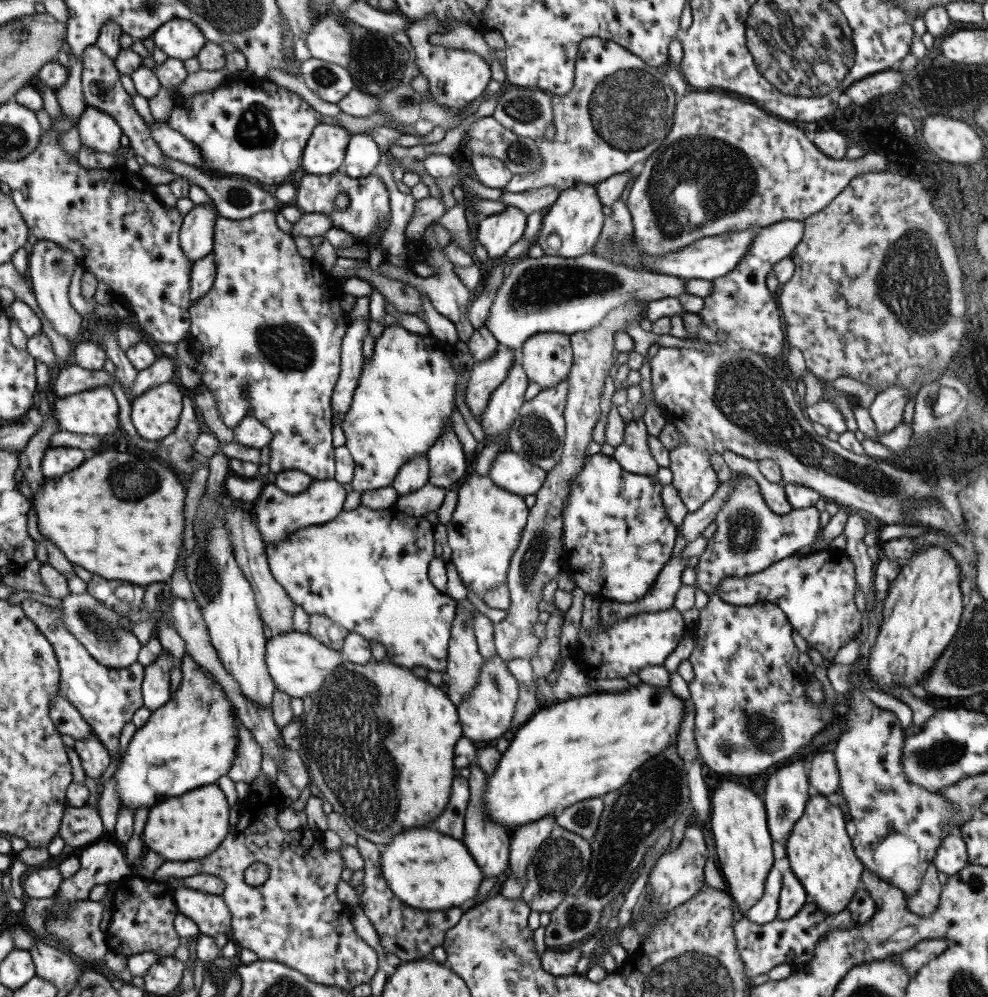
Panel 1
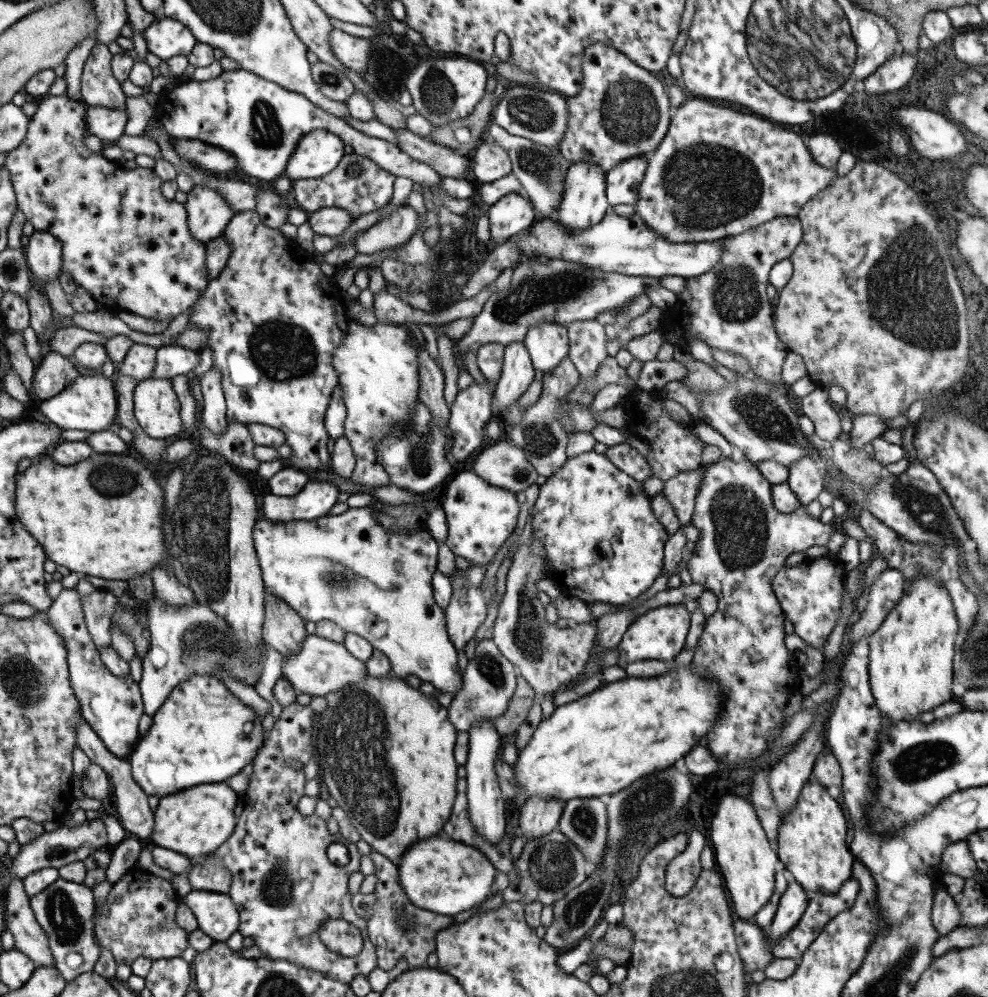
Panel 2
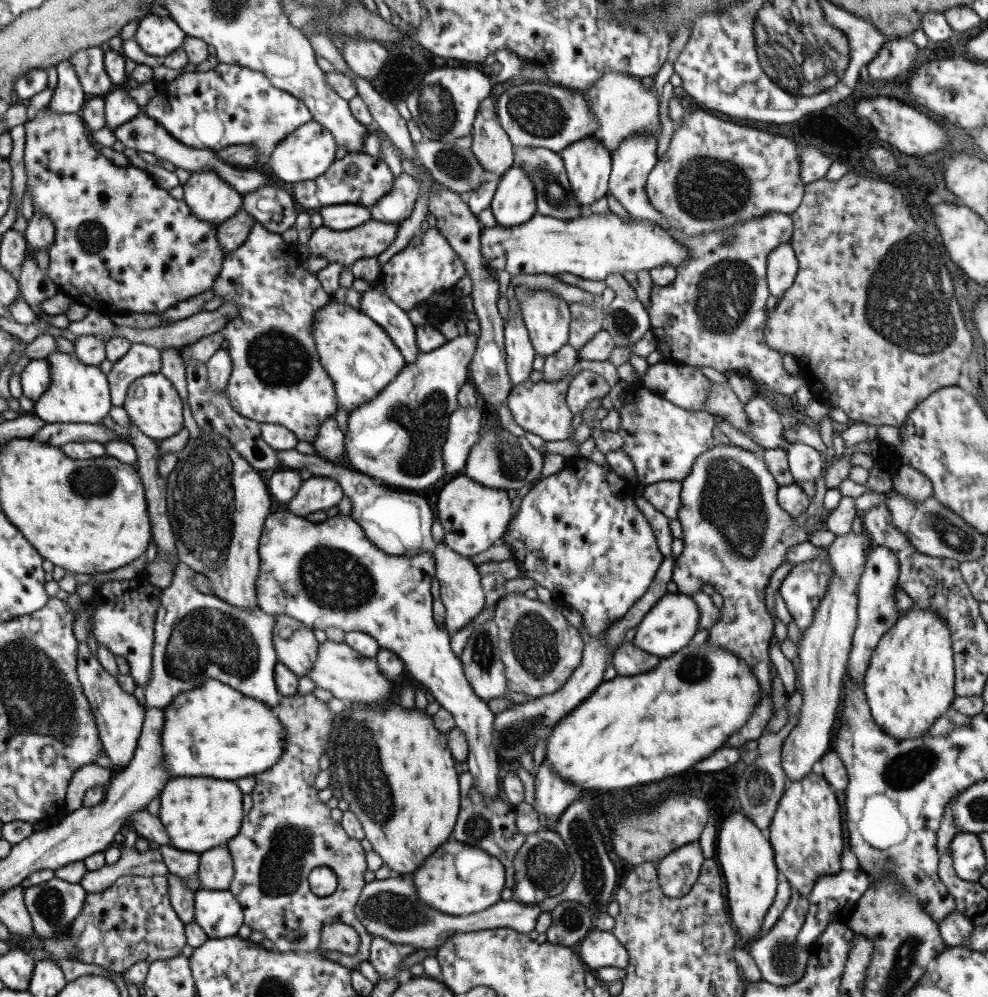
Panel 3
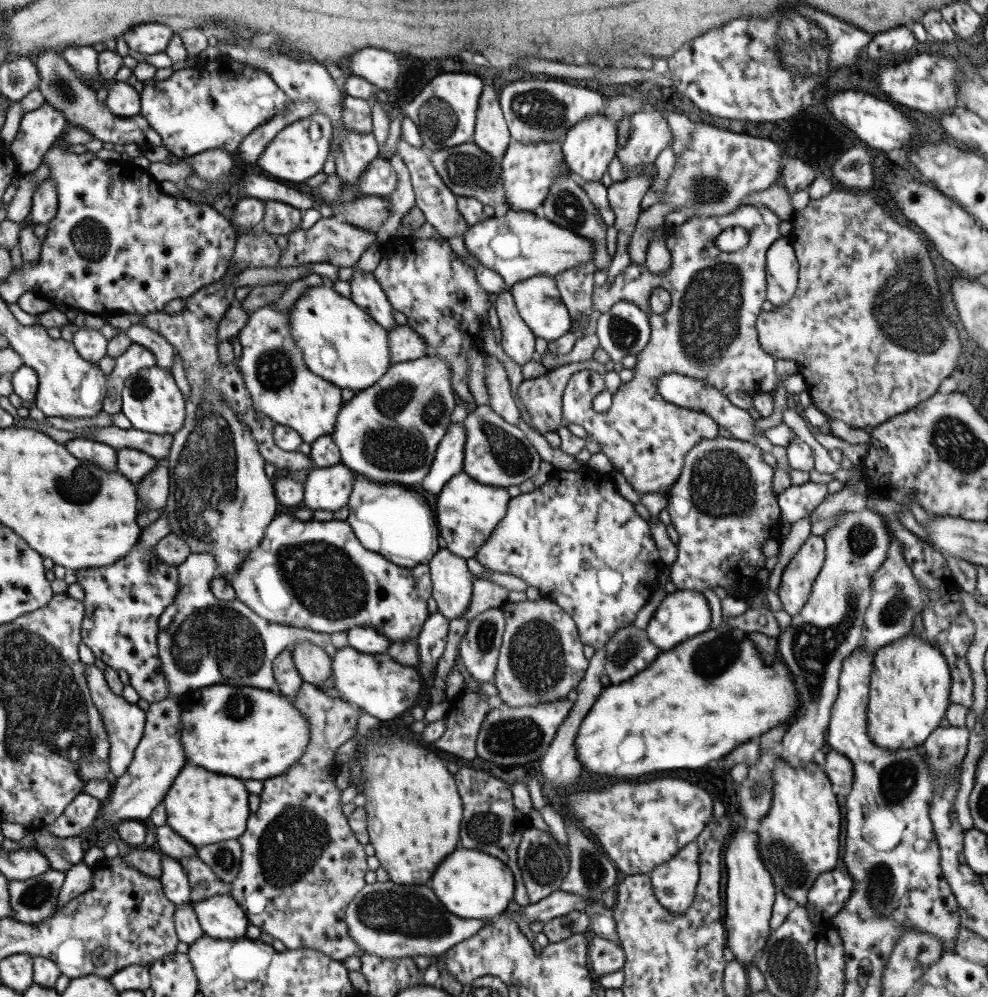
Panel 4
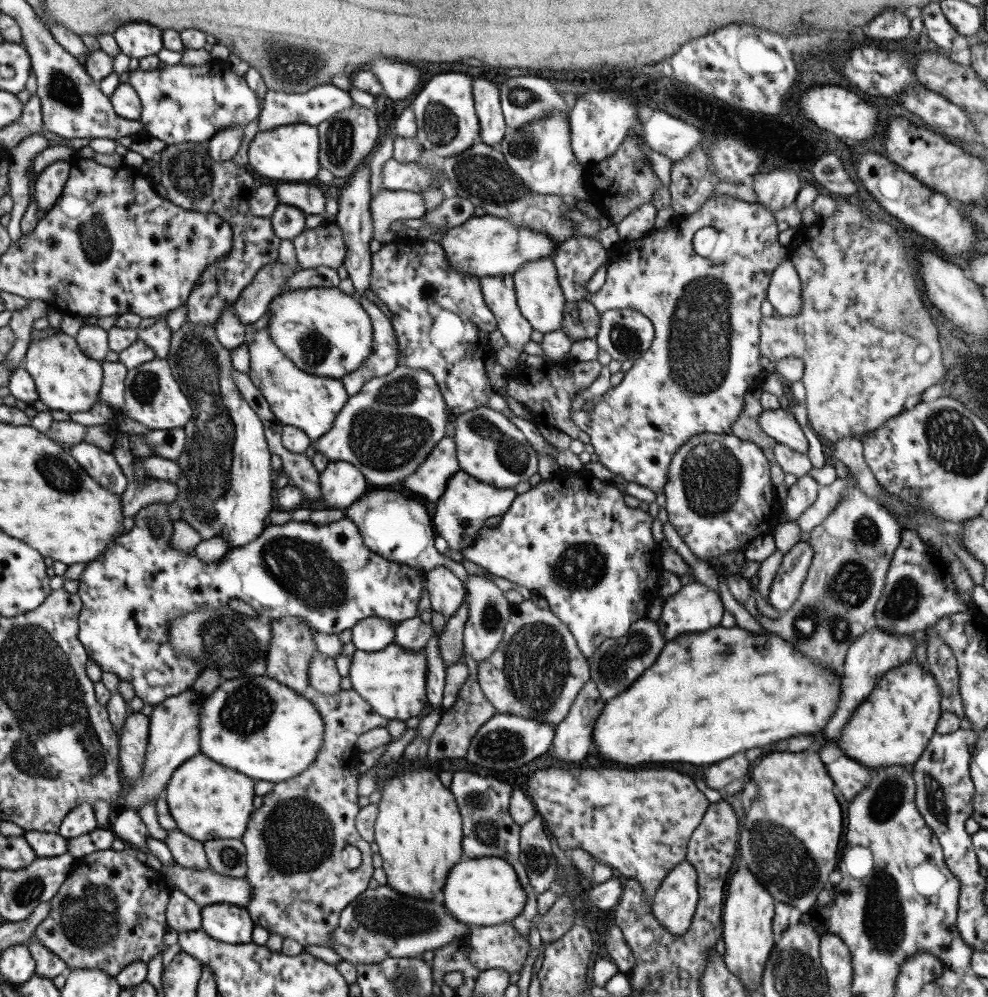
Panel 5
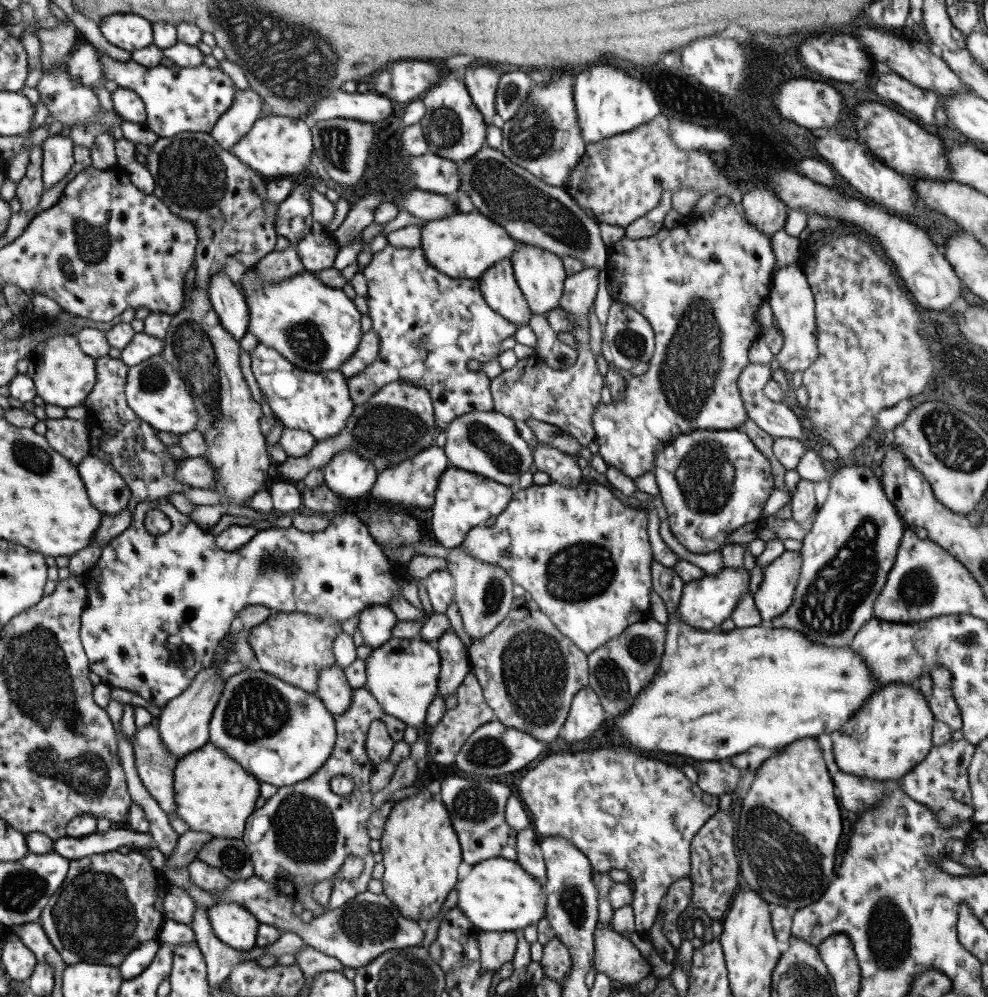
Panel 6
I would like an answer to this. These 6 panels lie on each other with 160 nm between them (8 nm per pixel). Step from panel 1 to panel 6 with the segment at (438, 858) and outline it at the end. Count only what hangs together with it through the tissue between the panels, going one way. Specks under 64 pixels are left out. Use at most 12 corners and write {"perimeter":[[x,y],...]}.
{"perimeter":[[488,858],[457,884],[457,908],[481,931],[544,917],[542,884]]}

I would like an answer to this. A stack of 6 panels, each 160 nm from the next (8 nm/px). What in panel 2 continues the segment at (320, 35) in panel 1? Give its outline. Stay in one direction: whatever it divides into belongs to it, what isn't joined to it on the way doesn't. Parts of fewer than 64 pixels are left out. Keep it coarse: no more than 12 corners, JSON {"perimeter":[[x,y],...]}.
{"perimeter":[[337,28],[328,34],[333,58],[351,71],[368,68],[369,42]]}

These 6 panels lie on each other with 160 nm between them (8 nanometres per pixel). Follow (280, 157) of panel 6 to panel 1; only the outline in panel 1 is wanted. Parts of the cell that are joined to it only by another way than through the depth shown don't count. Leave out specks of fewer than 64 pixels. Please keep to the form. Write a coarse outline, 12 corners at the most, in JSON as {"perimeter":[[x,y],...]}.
{"perimeter":[[319,123],[301,170],[328,175],[343,162],[350,133]]}

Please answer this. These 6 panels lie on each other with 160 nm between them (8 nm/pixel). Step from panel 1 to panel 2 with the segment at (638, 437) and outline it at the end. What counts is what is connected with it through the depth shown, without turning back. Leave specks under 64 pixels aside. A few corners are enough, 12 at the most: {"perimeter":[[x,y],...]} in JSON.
{"perimeter":[[626,443],[609,446],[604,455],[635,481],[651,477],[645,458]]}

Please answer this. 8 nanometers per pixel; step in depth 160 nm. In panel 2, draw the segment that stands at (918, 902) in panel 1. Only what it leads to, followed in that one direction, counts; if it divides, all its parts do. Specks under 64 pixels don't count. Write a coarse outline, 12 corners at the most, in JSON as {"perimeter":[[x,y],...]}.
{"perimeter":[[933,890],[929,920],[939,936],[959,925],[954,897]]}

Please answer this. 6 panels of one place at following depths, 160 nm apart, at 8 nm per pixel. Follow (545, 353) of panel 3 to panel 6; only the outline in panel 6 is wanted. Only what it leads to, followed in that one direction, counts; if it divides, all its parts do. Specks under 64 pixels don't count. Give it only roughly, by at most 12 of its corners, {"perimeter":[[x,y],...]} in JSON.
{"perimeter":[[519,242],[509,258],[531,314],[558,306],[563,260]]}

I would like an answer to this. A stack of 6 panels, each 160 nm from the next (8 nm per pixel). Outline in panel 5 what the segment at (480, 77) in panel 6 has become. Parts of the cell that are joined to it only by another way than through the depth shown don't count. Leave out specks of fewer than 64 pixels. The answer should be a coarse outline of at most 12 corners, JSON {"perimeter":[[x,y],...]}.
{"perimeter":[[473,78],[479,142],[497,148],[507,127],[498,88]]}

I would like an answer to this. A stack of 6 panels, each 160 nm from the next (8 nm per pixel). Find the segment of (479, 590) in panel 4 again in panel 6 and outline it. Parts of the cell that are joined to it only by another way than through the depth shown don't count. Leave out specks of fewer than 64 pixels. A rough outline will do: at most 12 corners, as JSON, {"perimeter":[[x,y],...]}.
{"perimeter":[[448,628],[435,642],[438,695],[456,692],[470,671],[463,642]]}

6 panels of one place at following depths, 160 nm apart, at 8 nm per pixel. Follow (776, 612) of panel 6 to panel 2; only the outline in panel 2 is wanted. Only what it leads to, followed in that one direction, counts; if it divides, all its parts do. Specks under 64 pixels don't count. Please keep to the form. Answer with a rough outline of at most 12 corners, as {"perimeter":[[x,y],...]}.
{"perimeter":[[827,557],[772,578],[792,632],[823,646],[837,622],[845,572]]}

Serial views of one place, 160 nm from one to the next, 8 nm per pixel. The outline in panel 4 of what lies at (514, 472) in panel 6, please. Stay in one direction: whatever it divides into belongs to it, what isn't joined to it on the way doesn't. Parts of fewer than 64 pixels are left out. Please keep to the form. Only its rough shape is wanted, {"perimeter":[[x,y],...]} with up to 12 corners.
{"perimeter":[[470,408],[462,472],[506,488],[542,461],[519,428]]}

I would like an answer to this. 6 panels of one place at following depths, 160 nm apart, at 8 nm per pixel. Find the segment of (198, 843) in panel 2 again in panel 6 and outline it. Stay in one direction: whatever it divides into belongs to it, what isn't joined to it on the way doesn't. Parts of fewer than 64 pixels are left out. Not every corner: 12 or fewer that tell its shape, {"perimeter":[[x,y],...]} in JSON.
{"perimeter":[[207,742],[177,760],[176,816],[240,839],[259,782]]}

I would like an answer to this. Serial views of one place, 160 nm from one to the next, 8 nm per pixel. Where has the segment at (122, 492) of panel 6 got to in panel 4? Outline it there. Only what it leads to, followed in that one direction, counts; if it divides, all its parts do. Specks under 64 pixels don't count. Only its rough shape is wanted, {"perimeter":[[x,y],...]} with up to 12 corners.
{"perimeter":[[87,439],[63,446],[71,456],[116,470],[115,449]]}

